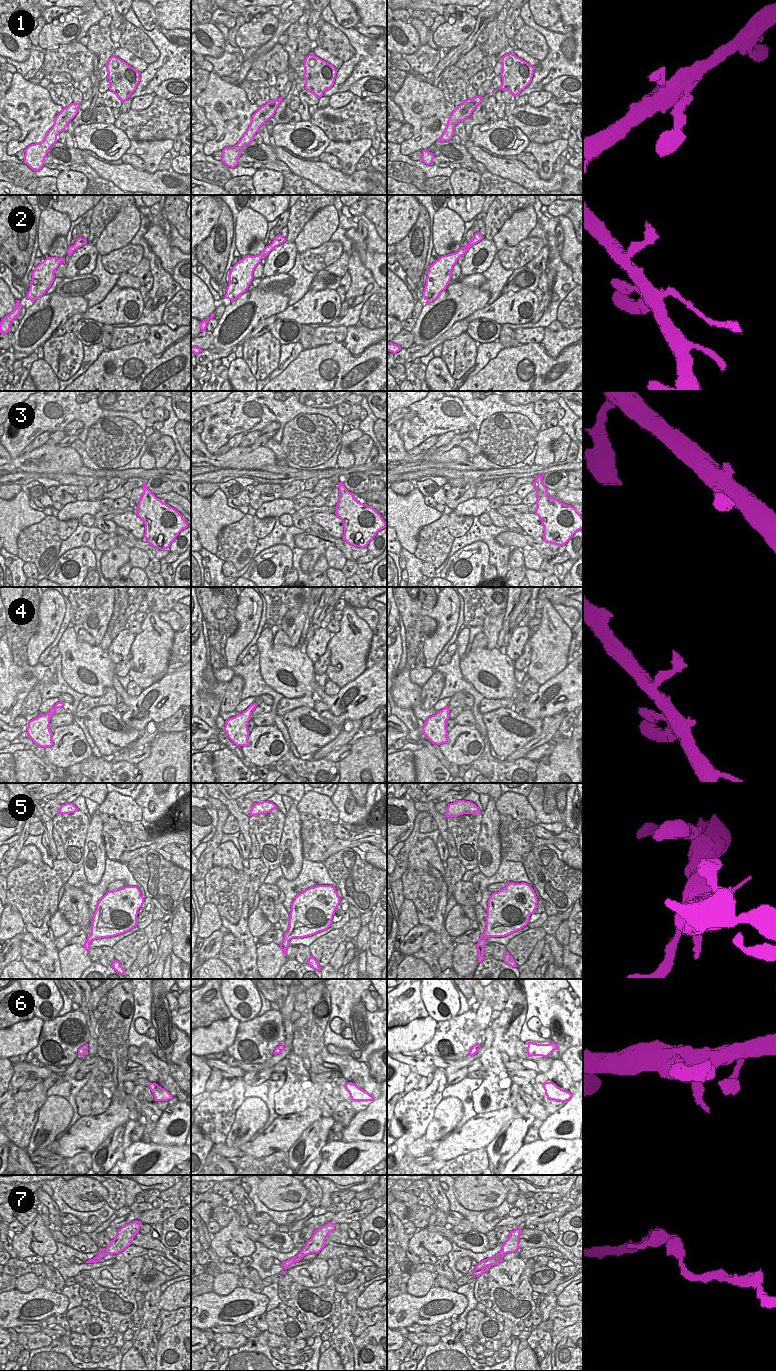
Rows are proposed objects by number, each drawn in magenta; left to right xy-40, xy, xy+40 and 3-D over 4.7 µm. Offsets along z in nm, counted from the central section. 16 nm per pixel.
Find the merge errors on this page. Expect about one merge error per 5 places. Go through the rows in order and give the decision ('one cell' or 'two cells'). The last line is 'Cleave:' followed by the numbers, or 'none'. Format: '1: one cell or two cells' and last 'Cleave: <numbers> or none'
1: one cell
2: two cells
3: one cell
4: one cell
5: one cell
6: one cell
7: one cell
Cleave: 2

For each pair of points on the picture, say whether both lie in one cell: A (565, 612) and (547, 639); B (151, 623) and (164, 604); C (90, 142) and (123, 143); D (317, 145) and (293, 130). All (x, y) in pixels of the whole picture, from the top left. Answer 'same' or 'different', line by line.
A: different
B: different
C: same
D: same

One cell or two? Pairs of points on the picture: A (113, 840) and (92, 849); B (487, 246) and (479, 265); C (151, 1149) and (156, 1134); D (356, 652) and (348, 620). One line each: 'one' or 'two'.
A: two
B: one
C: two
D: one

